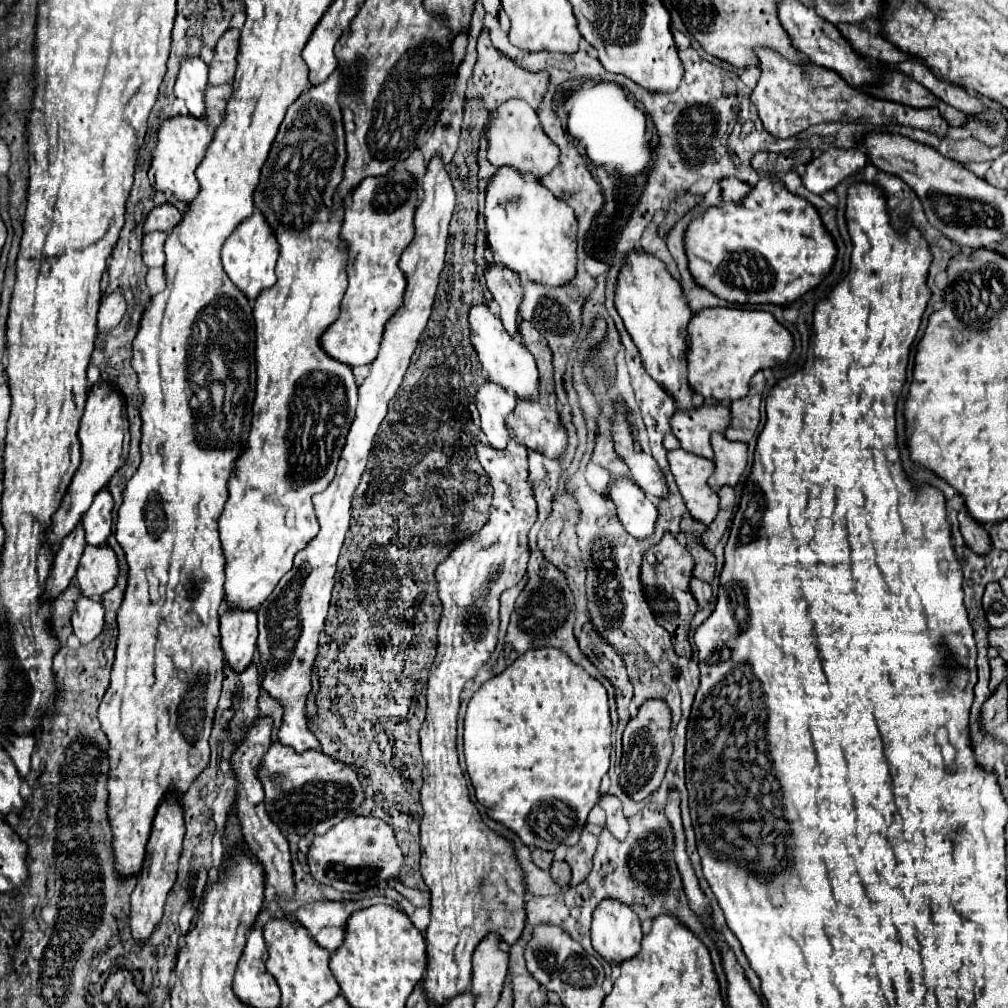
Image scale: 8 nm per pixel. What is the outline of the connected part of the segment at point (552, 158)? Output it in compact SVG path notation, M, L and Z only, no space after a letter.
M511 100L503 104L497 112L491 112L495 120L487 126L487 138L489 138L489 162L497 168L511 166L521 174L533 174L537 180L541 180L545 174L549 174L559 164L559 146L547 138L539 124L537 112L523 100Z

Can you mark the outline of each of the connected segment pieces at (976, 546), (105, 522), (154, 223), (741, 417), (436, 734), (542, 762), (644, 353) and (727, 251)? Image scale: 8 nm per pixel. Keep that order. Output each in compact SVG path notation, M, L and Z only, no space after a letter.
M961 506L961 510L959 510L959 524L961 524L961 534L963 534L967 546L971 546L979 554L983 554L991 548L991 540L987 536L985 526L977 524L977 520L969 516L965 506Z
M107 488L95 496L91 508L83 514L83 528L87 534L87 544L103 546L111 534L113 526L113 496Z
M165 202L165 204L157 206L157 208L153 208L153 212L147 216L147 220L145 220L145 232L161 230L161 232L169 234L179 224L179 220L181 220L179 210L173 204Z
M753 388L745 398L739 398L731 404L731 426L725 432L725 436L729 440L741 440L741 442L749 442L759 426L759 404L761 404L761 392L763 388Z
M511 442L505 450L495 452L477 452L481 466L485 468L491 486L491 518L481 532L461 540L461 544L441 562L435 570L439 582L439 598L443 602L443 614L439 622L439 644L437 656L429 672L427 682L427 718L419 730L421 736L421 754L423 754L423 820L421 820L421 874L431 892L431 924L427 928L427 972L425 972L425 990L429 1002L441 1006L447 998L469 988L471 982L471 956L481 938L489 932L501 934L503 942L515 944L527 924L525 912L525 882L523 868L517 860L513 842L503 834L487 828L477 806L469 798L467 780L457 760L457 714L461 692L465 682L475 678L479 668L489 660L497 644L499 630L499 596L503 590L515 586L527 568L529 562L529 540L527 534L537 520L537 506L533 500L533 490L527 482L527 450L521 444Z
M537 648L531 652L525 652L515 660L511 666L505 668L499 676L487 680L471 698L467 714L465 714L465 760L467 760L467 772L471 776L471 782L475 786L477 800L489 810L489 816L511 828L519 834L519 838L529 848L541 848L541 850L555 850L559 844L573 846L579 840L579 834L585 826L589 810L599 802L599 784L601 778L609 770L609 754L611 754L611 720L609 720L609 704L607 704L607 690L599 680L589 676L583 668L579 668L575 662L567 660L567 656L555 648Z
M629 252L619 272L615 290L615 308L625 322L649 376L659 382L665 392L675 400L679 410L691 410L695 392L687 382L687 324L691 320L689 304L683 296L679 282L667 272L665 264L651 254Z
M763 178L739 204L723 202L697 216L687 230L687 258L695 280L715 296L735 304L787 306L823 282L835 264L835 242L811 202L791 194L777 178Z

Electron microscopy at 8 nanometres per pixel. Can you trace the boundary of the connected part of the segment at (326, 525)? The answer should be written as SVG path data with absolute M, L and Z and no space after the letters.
M433 156L433 160L427 164L427 172L421 180L421 186L423 186L423 200L415 212L415 240L407 246L407 250L401 256L401 266L407 276L407 296L403 300L403 308L399 308L399 312L395 312L395 316L387 322L379 356L371 364L371 374L359 386L357 414L347 434L347 444L341 452L337 474L333 482L327 486L327 490L313 496L321 530L307 544L305 550L297 552L291 572L287 572L279 580L273 594L257 608L257 616L259 616L257 650L261 654L261 672L263 672L261 684L267 692L271 692L273 698L285 704L283 724L279 728L279 742L295 748L297 752L305 752L309 748L321 746L317 736L307 726L307 714L303 712L303 708L305 708L305 698L311 690L311 666L317 656L317 640L323 630L329 602L331 602L331 590L337 574L337 556L343 546L345 534L349 530L351 496L367 466L375 432L387 414L387 404L399 390L411 354L417 346L419 334L423 332L431 316L439 274L445 262L449 222L455 210L455 188L453 188L451 174L447 172L447 166L441 156Z

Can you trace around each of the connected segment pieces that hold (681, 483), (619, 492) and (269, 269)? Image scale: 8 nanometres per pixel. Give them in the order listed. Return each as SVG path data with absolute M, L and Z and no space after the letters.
M681 448L669 450L667 458L691 516L711 524L719 512L719 496L707 486L707 478L713 474L715 464Z
M617 480L609 492L615 502L621 524L637 540L647 540L655 532L659 510L633 480Z
M257 212L253 216L249 216L247 220L243 220L243 224L239 224L239 228L235 228L235 232L227 238L227 242L223 244L223 250L221 250L223 268L225 268L227 276L249 300L255 300L263 290L271 288L277 282L277 278L275 278L277 256L279 256L279 244L275 240L271 228L267 228L267 222L263 220L263 216L259 216Z

